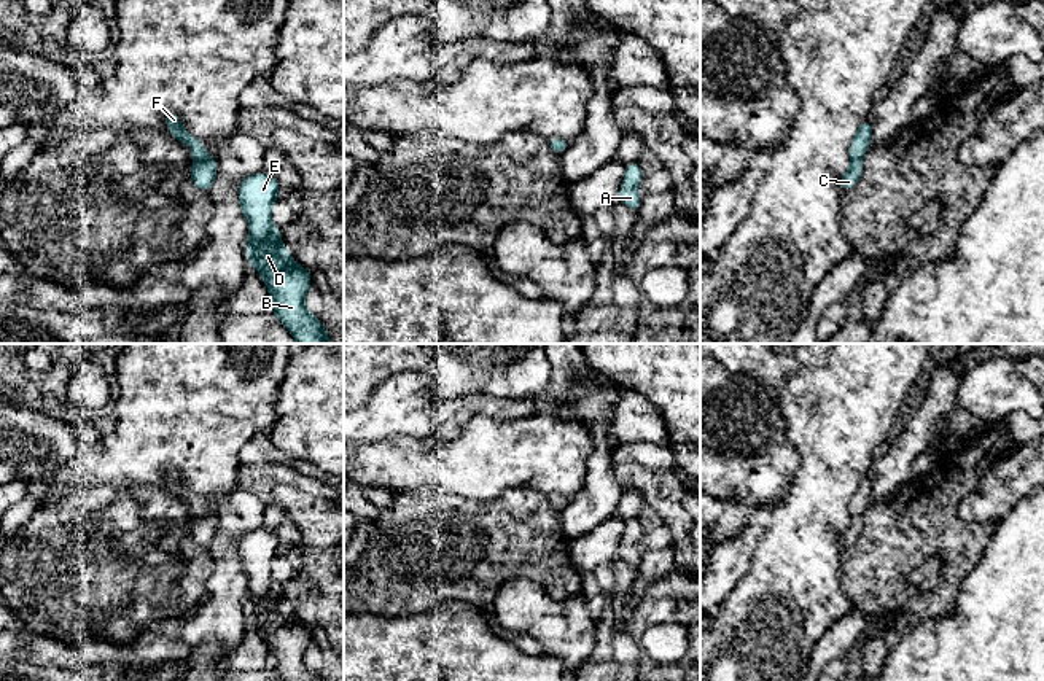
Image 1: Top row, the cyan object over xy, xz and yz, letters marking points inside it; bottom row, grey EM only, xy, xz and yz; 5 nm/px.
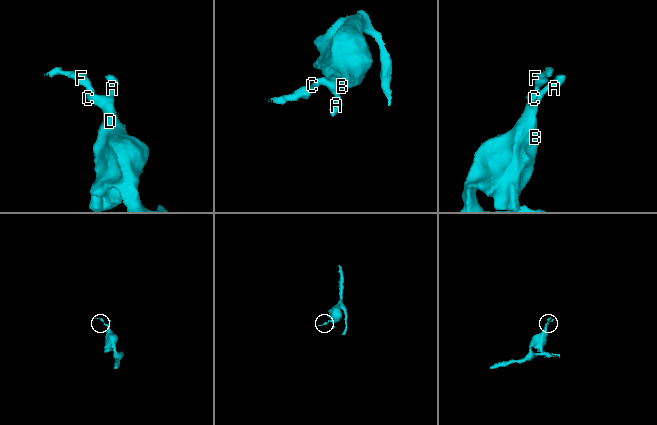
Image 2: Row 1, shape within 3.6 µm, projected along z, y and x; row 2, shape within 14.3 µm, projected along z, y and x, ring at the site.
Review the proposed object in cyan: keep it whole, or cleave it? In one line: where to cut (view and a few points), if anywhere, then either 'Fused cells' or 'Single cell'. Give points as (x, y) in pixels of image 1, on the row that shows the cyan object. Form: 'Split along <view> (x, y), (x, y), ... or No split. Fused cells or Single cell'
No split. Single cell

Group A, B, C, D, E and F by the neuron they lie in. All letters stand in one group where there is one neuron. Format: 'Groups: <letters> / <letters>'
Groups: A B C D E F

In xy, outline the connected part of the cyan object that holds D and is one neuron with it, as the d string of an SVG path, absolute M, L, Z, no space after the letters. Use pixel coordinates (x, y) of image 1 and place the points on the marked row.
M258 172L239 185L242 213L248 221L250 232L245 243L248 263L258 269L266 282L274 312L299 344L328 344L331 336L323 329L318 317L312 315L304 298L312 286L310 270L296 264L283 247L280 229L272 224L271 210L279 196L280 185L274 175Z

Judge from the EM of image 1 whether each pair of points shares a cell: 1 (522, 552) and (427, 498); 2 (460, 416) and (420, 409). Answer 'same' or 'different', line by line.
1: same
2: different

